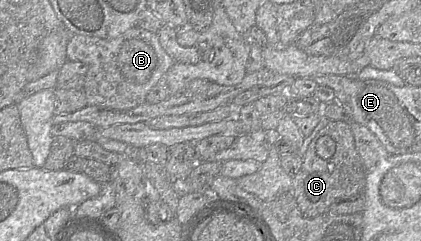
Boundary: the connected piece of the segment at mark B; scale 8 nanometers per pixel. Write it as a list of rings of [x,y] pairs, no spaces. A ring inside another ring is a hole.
[[[138,27],[111,40],[73,34],[67,59],[88,65],[83,86],[87,105],[114,110],[128,110],[146,102],[147,93],[175,63],[161,47],[157,33]]]

